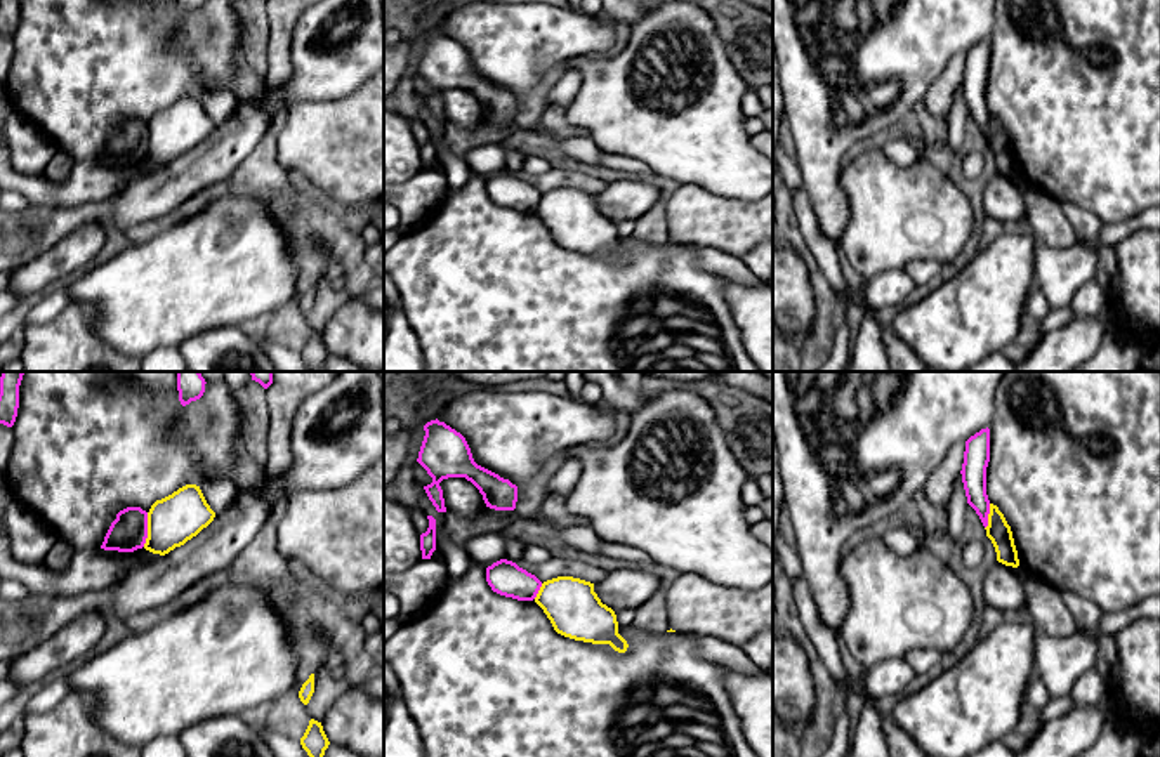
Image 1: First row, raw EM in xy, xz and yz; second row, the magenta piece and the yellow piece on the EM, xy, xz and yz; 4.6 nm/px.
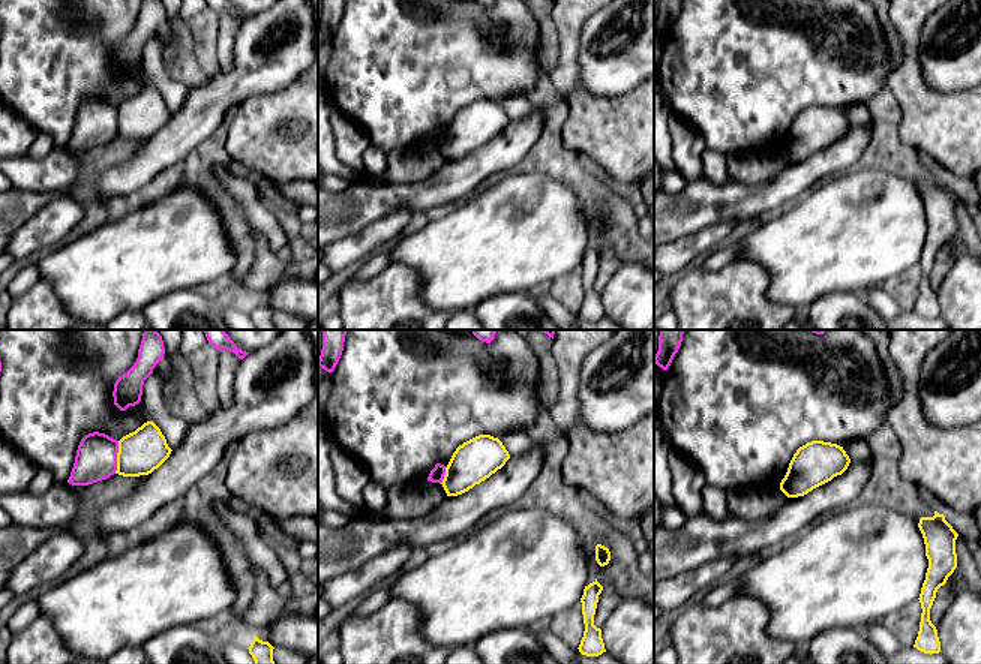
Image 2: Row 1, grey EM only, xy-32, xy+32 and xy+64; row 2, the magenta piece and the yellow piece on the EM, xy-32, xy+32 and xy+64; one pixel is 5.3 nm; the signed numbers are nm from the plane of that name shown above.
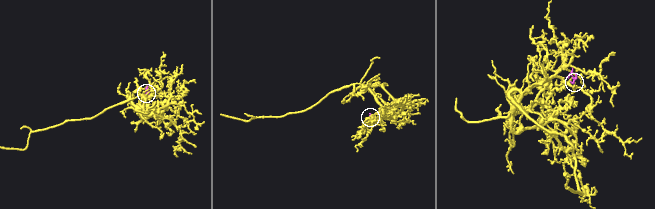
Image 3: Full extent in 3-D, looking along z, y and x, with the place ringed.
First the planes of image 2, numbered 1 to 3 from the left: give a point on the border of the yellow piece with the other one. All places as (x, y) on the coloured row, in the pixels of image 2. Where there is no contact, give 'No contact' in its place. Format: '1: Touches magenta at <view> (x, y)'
1: Touches magenta at xy-32 (116, 457)
2: Touches magenta at xy+32 (443, 475)
3: No contact

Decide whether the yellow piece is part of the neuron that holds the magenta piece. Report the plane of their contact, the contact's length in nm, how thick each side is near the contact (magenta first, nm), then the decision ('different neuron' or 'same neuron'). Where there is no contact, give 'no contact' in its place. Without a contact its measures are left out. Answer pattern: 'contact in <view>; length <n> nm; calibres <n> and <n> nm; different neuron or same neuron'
contact in xy; length 160 nm; calibres 170 and 220 nm; different neuron

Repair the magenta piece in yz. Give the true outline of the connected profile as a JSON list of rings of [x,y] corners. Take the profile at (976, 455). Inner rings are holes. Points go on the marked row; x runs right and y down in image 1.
[[[981,429],[966,441],[962,483],[967,504],[976,510],[983,526],[988,526],[990,500],[986,495],[986,467],[990,462],[990,429]]]

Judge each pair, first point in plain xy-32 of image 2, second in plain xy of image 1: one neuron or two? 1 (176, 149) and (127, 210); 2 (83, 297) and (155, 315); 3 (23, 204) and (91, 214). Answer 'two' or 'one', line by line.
1: one
2: one
3: one

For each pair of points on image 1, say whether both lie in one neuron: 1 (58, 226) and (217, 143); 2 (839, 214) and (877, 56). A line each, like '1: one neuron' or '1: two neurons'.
1: one neuron
2: one neuron

